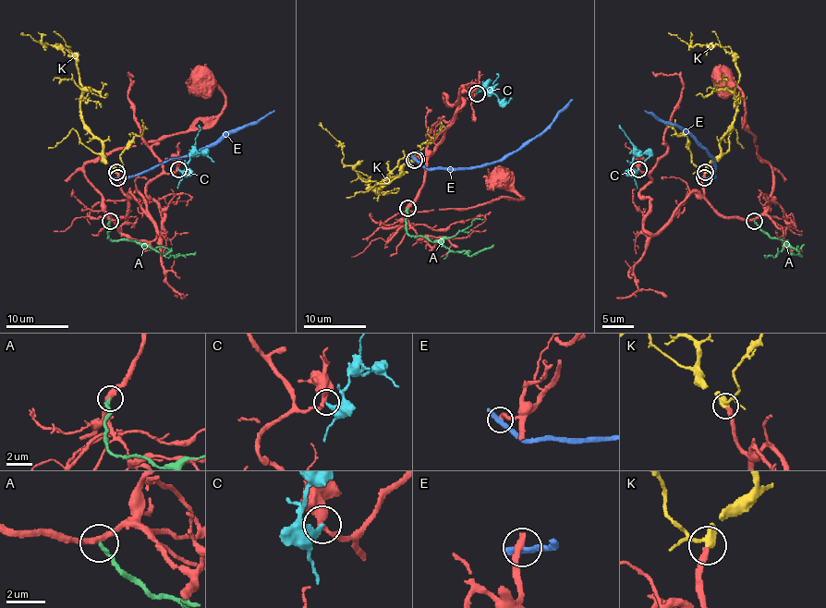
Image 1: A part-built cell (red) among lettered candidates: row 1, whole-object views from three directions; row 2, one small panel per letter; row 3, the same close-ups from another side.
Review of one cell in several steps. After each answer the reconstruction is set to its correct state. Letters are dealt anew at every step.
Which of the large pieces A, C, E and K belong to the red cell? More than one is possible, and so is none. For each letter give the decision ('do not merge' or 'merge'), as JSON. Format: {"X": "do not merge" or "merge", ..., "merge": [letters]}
{"A": "do not merge", "C": "do not merge", "E": "do not merge", "K": "merge", "merge": ["K"]}

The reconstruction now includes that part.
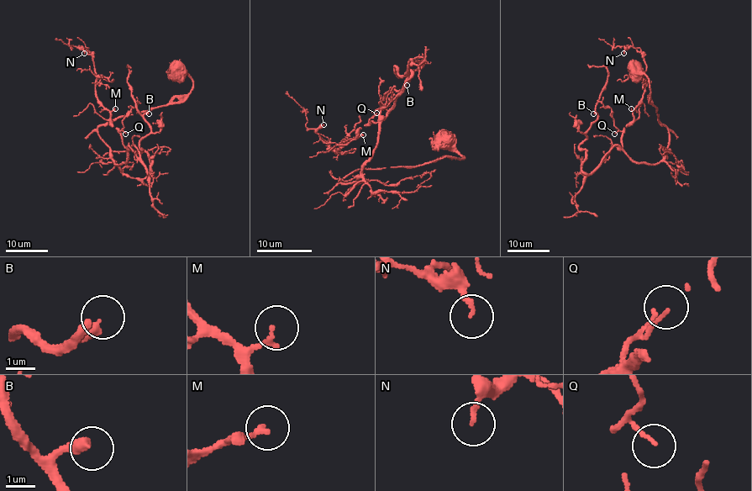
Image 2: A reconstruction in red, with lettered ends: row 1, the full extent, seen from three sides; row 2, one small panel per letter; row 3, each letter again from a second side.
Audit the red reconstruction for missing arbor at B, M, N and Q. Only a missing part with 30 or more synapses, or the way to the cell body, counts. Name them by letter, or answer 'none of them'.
B

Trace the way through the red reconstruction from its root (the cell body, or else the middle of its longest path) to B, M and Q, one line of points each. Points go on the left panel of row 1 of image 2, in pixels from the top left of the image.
B: (176, 70), (193, 82), (186, 94), (98, 128), (116, 164), (127, 161), (123, 118), (137, 102), (149, 113)
M: (176, 70), (193, 82), (186, 94), (98, 128), (113, 161), (120, 164), (127, 150), (112, 124), (115, 108)
Q: (176, 70), (193, 82), (186, 94), (98, 128), (116, 164), (127, 161), (119, 132), (125, 134)

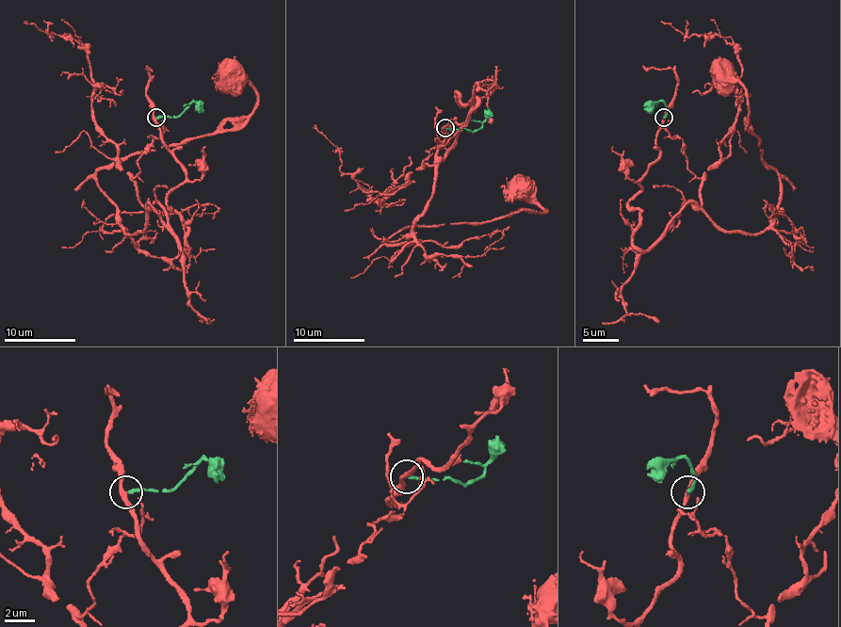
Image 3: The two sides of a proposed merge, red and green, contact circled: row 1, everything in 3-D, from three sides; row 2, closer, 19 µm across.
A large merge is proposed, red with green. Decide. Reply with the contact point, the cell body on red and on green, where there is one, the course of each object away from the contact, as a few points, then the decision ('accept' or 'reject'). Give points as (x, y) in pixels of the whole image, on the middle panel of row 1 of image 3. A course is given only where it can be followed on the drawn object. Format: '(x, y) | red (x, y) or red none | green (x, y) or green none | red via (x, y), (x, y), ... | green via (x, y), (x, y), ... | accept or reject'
(444, 128) | red (519, 188) | green none | red via (444, 127), (452, 133), (422, 165), (434, 168), (427, 211), (388, 243), (412, 225), (546, 211), (518, 188) | green via (444, 127), (477, 131), (490, 107) | accept

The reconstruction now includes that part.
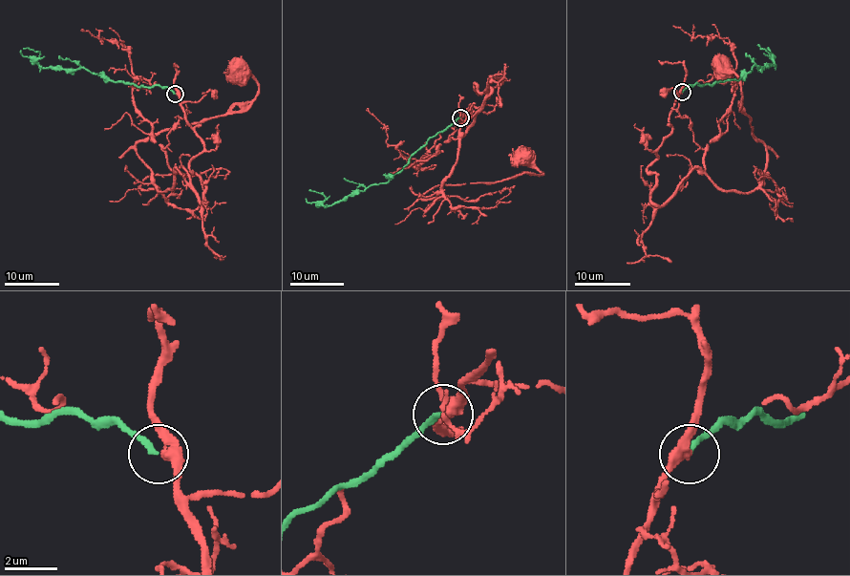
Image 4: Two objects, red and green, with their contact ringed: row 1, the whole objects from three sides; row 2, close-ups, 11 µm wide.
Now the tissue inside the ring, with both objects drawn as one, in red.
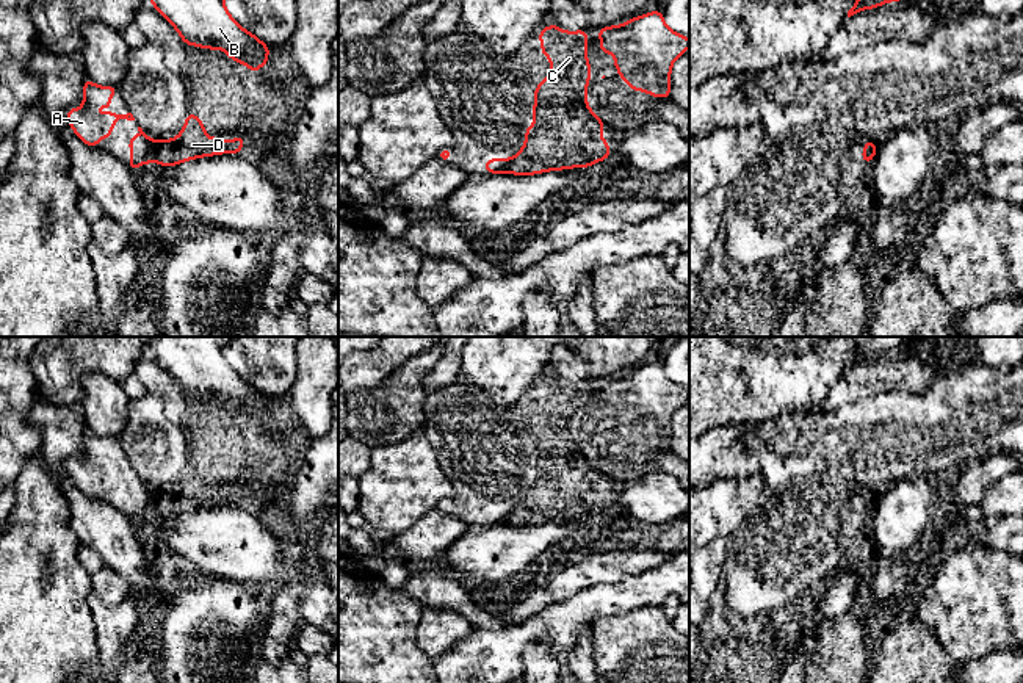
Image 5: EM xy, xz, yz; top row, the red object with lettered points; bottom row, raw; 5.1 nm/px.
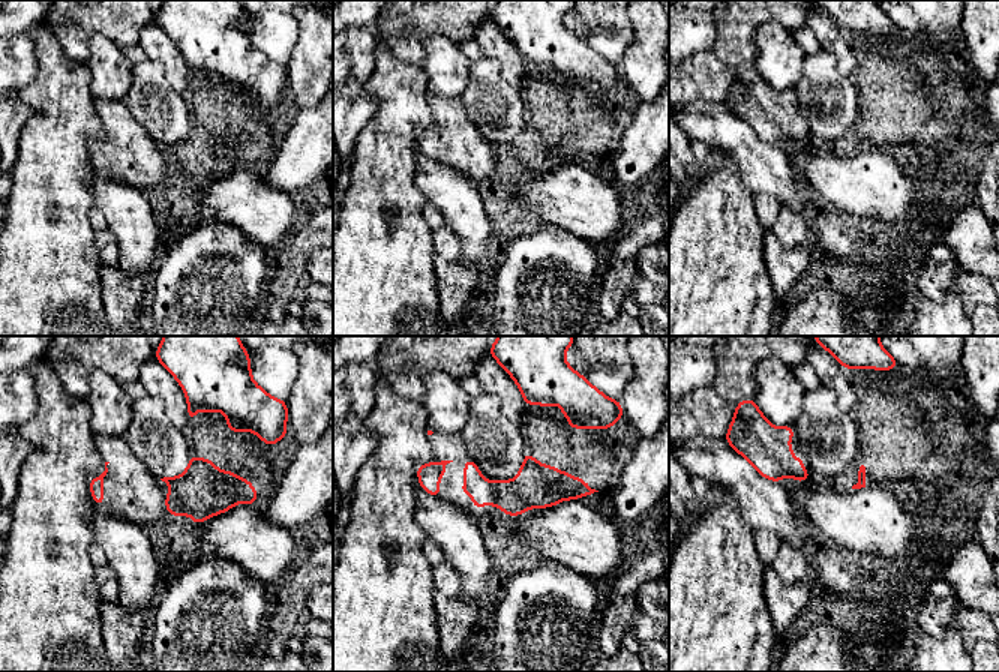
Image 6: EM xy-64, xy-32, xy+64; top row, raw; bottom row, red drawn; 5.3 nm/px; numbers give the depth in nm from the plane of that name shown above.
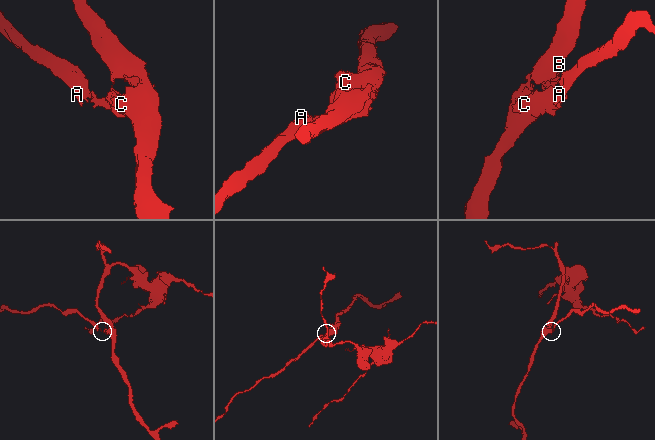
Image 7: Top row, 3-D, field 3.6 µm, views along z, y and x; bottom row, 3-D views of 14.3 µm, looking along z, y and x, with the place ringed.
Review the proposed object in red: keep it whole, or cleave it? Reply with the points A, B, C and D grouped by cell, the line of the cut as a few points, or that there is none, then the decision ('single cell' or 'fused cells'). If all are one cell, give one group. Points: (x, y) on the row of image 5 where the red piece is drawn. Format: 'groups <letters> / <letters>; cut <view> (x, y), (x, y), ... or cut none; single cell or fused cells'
groups A / B C D; cut xy (154, 143), (157, 160); fused cells

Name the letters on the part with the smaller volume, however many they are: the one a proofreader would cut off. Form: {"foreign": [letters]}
{"foreign": ["A"]}

